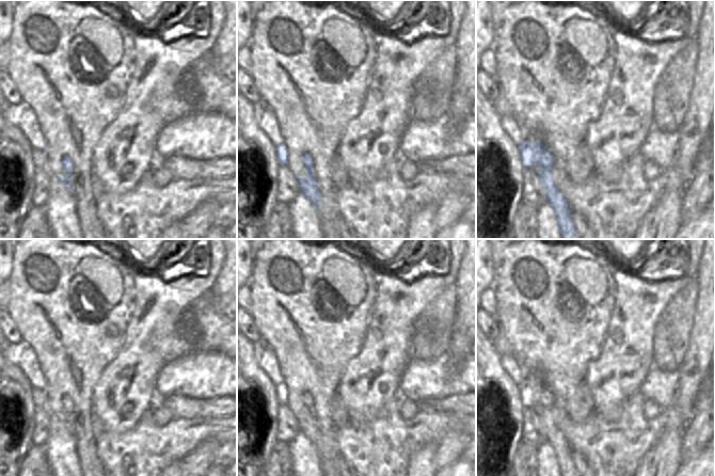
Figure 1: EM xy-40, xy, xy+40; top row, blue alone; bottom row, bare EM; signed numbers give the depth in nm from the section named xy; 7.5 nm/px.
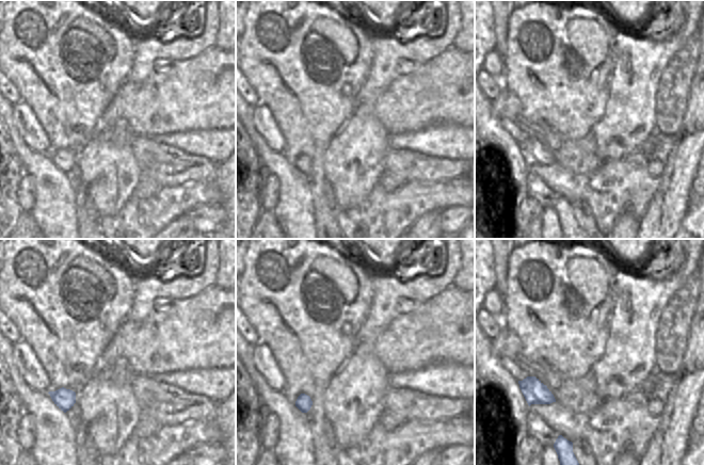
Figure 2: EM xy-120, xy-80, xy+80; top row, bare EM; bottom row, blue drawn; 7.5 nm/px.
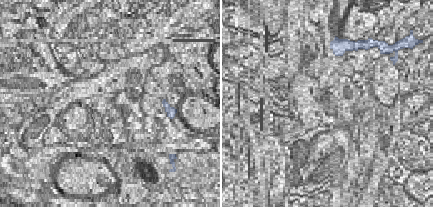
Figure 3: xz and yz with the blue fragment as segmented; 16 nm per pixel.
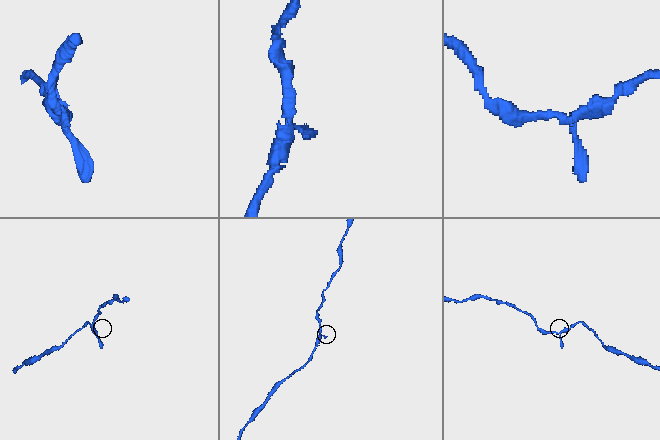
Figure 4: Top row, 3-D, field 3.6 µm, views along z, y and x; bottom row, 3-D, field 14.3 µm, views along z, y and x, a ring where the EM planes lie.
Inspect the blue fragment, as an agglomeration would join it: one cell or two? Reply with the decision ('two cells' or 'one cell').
one cell

